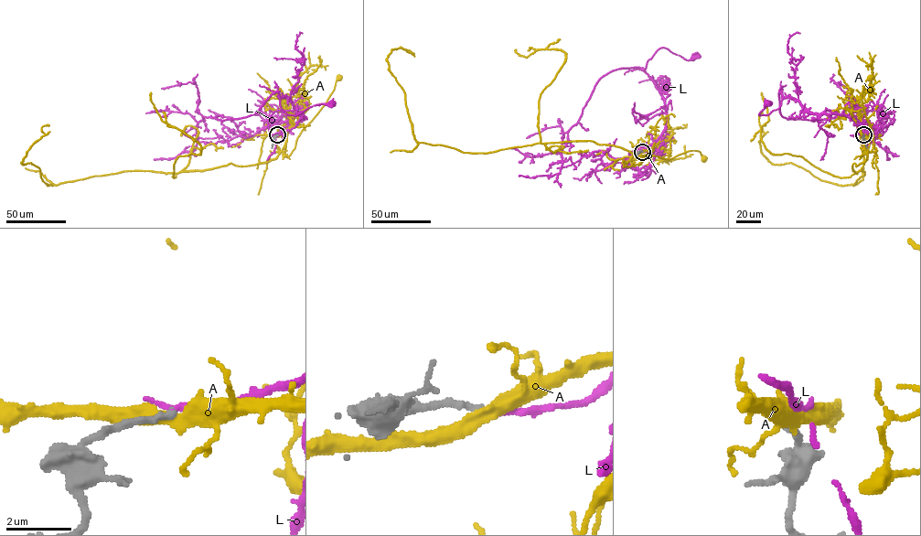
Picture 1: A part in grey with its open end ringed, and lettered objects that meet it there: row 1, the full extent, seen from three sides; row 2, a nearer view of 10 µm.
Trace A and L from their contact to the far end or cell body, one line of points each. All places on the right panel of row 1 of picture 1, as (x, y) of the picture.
A: (863, 134), (867, 157), (870, 125), (862, 105), (862, 92), (864, 82), (871, 79)
L: (863, 134), (852, 119), (811, 113), (788, 98), (767, 114), (759, 115), (771, 104), (767, 103)

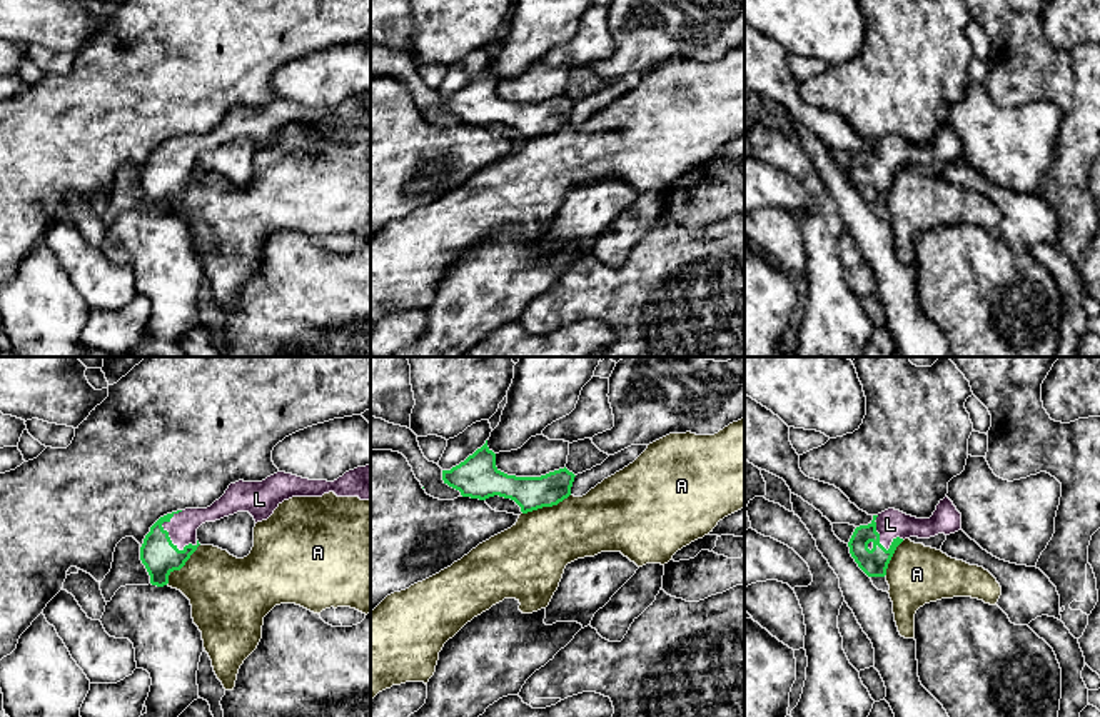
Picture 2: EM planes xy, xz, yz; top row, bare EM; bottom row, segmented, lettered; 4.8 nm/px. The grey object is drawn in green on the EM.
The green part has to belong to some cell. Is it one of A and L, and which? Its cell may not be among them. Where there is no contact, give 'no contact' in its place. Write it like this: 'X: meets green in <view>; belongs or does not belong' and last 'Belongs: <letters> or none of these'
A: meets green in xz; does not belong
L: meets green in xy; belongs
Belongs: L

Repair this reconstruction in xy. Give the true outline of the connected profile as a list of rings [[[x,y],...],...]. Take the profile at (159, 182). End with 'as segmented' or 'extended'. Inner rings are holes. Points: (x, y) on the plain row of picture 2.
[[[371,92],[349,97],[334,108],[309,107],[285,98],[277,98],[262,108],[239,107],[207,135],[185,135],[160,143],[140,173],[140,187],[150,202],[150,210],[167,212],[169,202],[185,192],[200,172],[197,155],[202,150],[237,138],[249,138],[257,150],[267,147],[284,127],[322,123],[329,118],[337,123],[371,127]]]; extended

